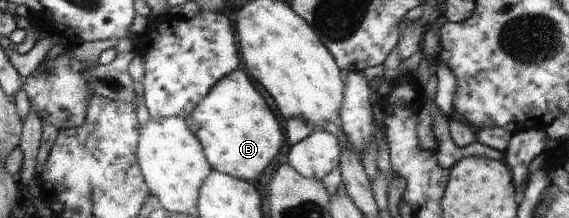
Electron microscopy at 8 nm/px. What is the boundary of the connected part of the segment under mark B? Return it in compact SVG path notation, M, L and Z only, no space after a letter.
M236 68L234 72L230 72L228 76L218 80L208 96L200 100L198 106L193 109L192 114L185 121L188 128L200 141L212 169L248 182L256 180L266 170L274 156L280 152L280 148L284 146L284 130L282 130L280 122L276 120L274 112L268 107L266 100L256 90L256 86L250 82L250 78L242 68Z

